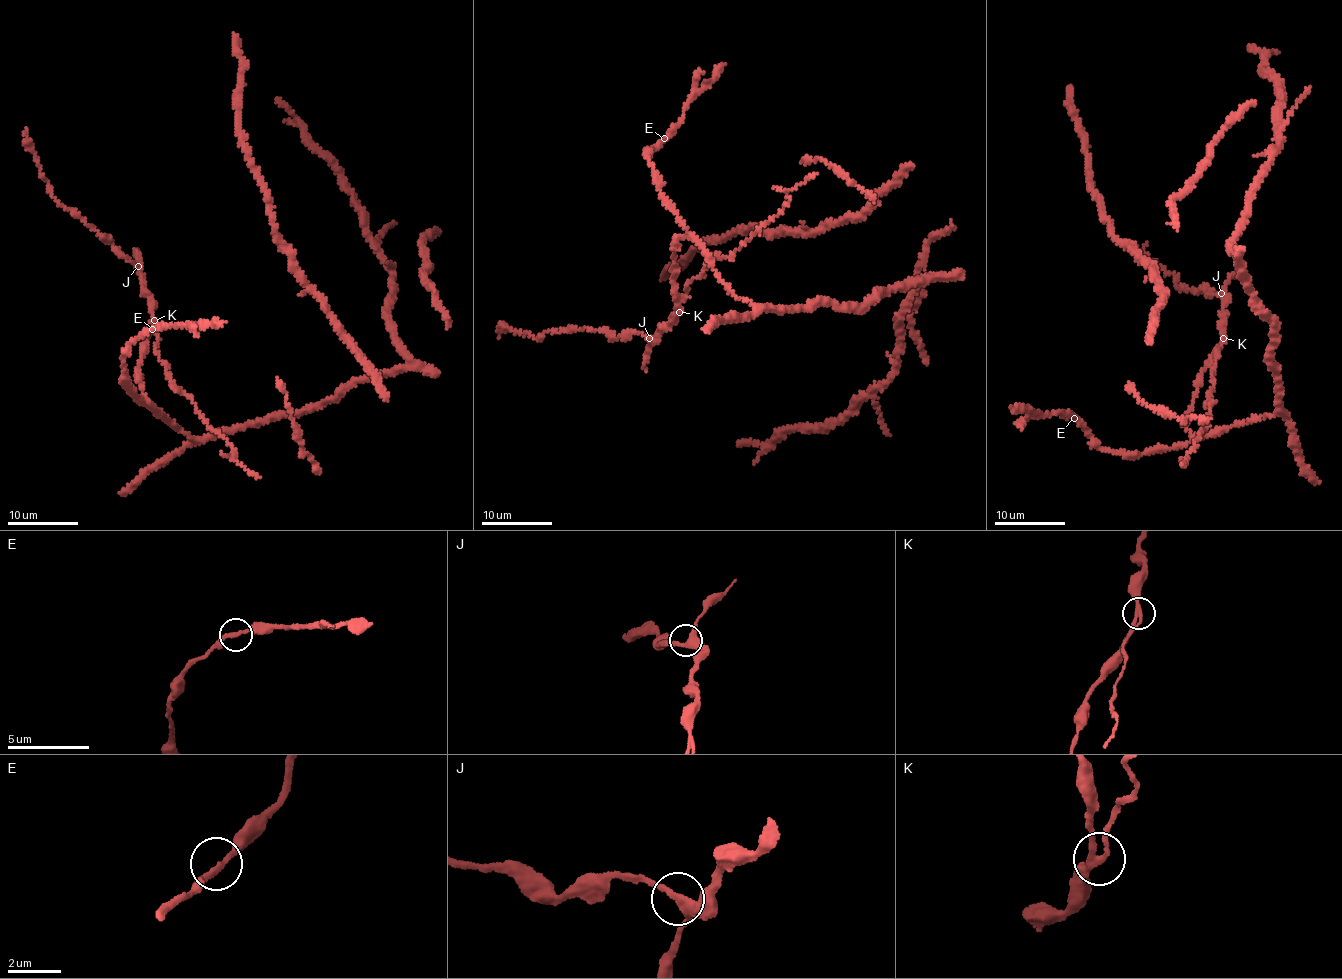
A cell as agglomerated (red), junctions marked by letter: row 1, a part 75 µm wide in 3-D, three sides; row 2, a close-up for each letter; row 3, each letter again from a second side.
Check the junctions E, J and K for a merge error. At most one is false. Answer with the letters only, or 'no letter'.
K

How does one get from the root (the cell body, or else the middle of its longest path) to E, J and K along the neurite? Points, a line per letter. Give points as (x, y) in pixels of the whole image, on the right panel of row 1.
E: (1280, 408), (1268, 417), (1262, 416), (1230, 427), (1219, 428), (1175, 447), (1137, 453), (1099, 449), (1074, 418)
J: (1280, 408), (1268, 417), (1198, 437), (1185, 425), (1196, 379), (1222, 339), (1225, 295), (1221, 293)
K: (1280, 408), (1268, 417), (1198, 437), (1189, 433), (1185, 419), (1196, 379), (1223, 338)

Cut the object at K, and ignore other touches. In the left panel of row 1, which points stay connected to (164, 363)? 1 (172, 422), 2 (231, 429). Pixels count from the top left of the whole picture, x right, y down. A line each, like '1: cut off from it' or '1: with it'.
1: cut off from it
2: cut off from it

